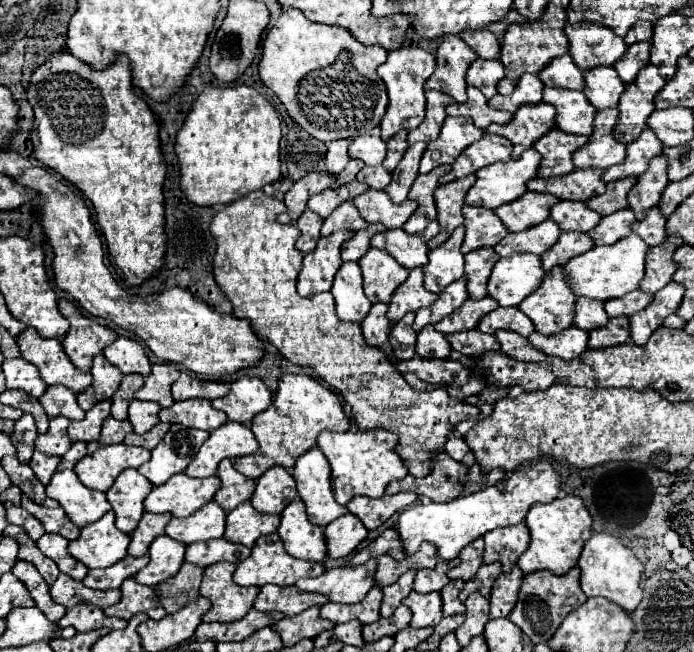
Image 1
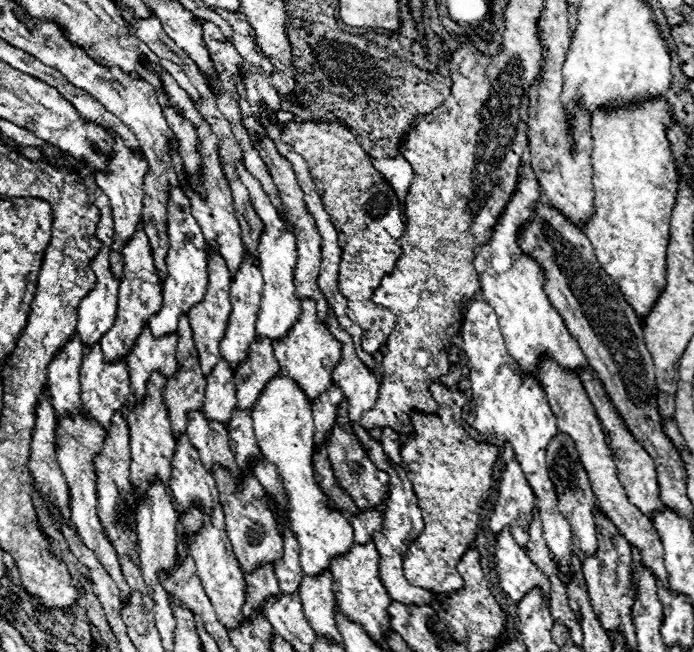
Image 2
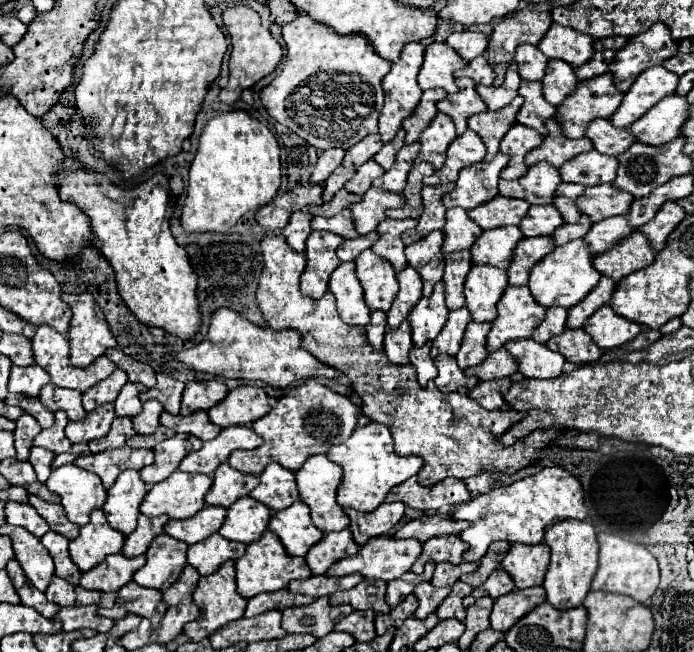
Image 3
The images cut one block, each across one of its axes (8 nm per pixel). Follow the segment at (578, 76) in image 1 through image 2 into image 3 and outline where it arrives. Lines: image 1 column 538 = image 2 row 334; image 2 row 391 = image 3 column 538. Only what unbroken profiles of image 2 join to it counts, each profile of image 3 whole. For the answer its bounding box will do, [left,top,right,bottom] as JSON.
[514,44,548,80]

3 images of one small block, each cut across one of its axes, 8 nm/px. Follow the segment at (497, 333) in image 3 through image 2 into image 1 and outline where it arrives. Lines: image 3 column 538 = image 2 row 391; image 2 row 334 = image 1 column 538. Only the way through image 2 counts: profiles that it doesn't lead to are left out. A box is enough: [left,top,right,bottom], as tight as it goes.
[518,268,576,336]

